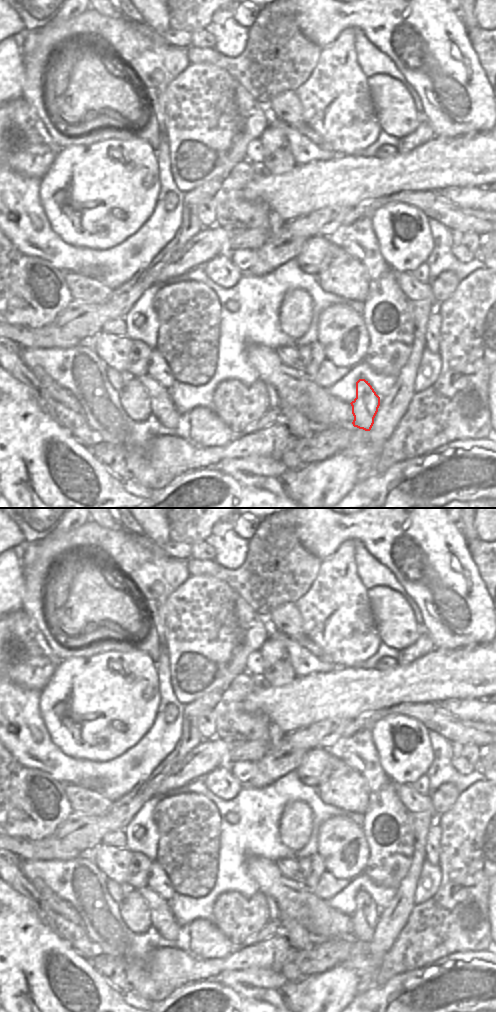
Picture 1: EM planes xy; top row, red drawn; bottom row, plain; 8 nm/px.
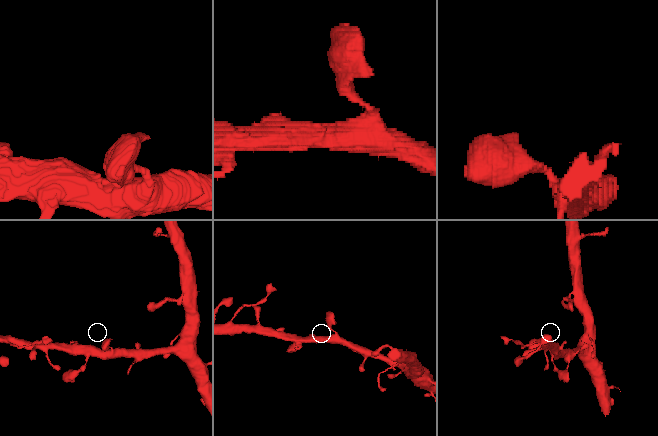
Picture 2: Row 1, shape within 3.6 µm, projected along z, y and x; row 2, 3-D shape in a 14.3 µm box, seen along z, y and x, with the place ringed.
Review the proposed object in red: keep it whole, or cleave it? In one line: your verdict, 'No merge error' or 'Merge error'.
No merge error

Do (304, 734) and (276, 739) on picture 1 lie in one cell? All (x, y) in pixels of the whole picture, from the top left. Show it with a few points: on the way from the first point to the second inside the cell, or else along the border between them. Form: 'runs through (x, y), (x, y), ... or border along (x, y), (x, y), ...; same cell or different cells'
runs through (297, 739), (283, 741); same cell

